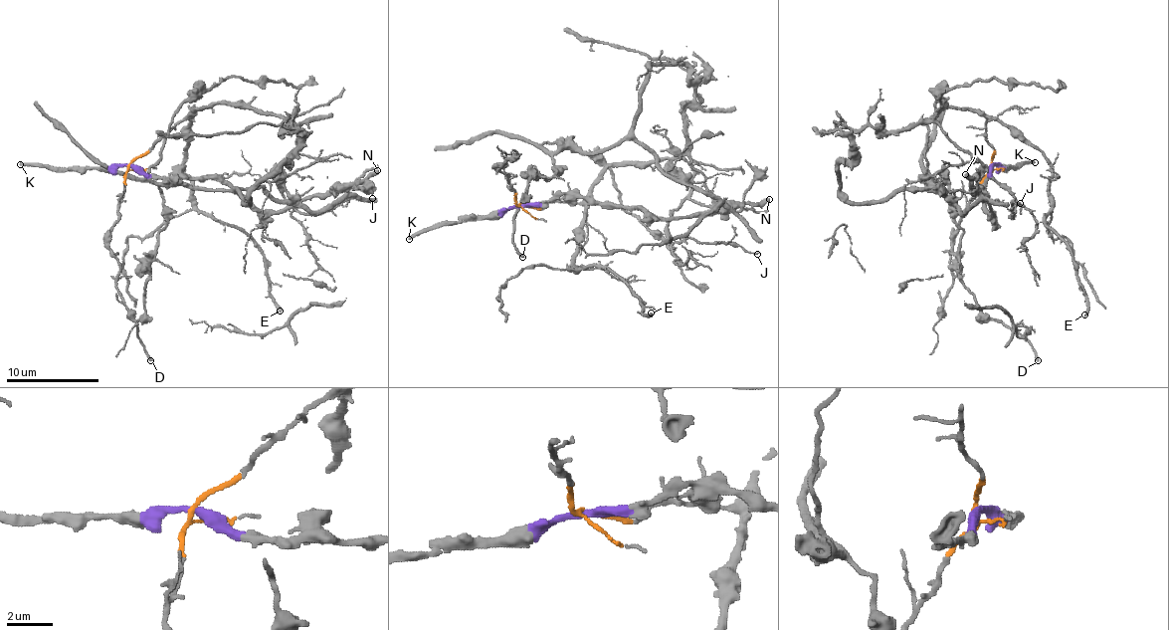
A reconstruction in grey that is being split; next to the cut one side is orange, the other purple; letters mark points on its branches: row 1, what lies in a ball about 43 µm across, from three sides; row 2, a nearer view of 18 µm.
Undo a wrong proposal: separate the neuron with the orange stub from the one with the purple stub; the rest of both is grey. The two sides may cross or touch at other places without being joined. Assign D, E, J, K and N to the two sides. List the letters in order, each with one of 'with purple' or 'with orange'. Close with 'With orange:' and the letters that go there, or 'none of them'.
D: with orange
E: with orange
J: with orange
K: with purple
N: with purple
With orange: D, E, J

